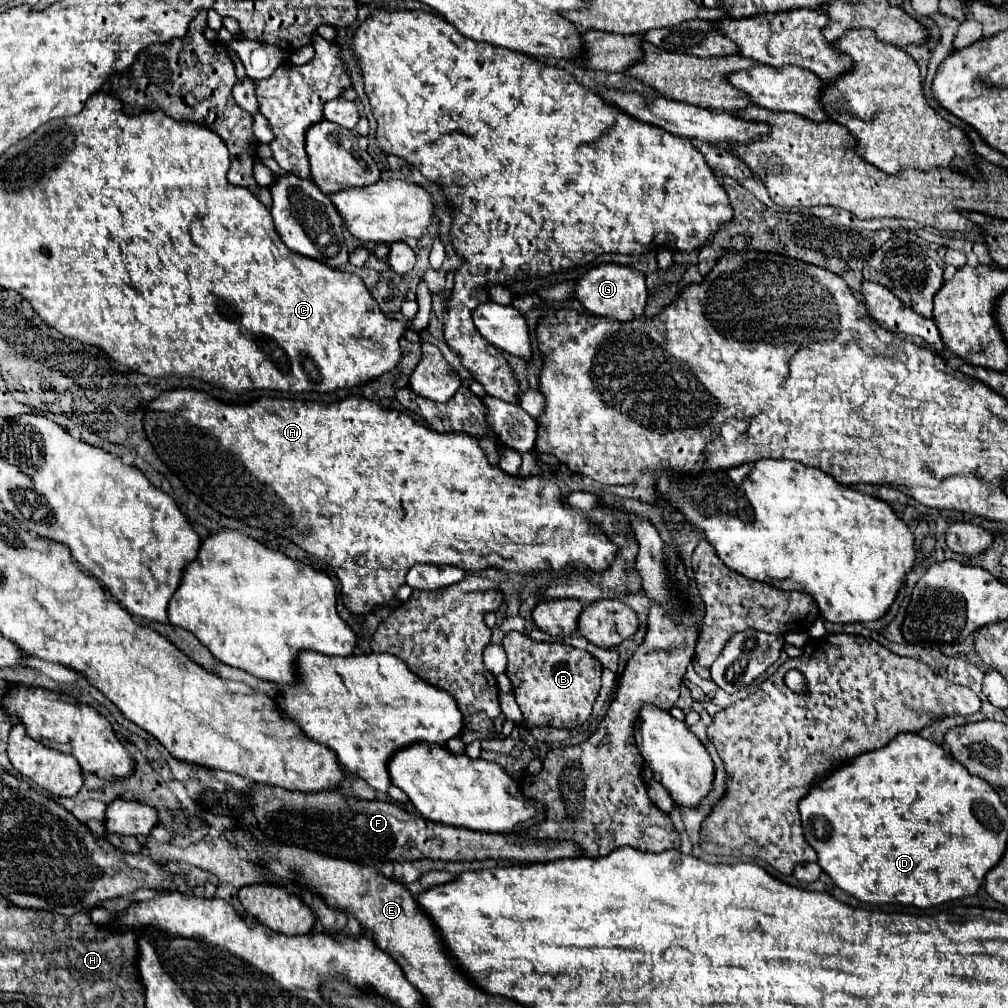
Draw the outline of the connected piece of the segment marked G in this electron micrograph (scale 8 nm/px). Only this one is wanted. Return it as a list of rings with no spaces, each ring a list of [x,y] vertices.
[[[599,264],[591,270],[587,270],[577,282],[575,282],[575,292],[573,298],[581,302],[585,310],[589,310],[593,316],[609,316],[613,320],[635,320],[643,316],[645,300],[647,300],[647,286],[645,286],[645,276],[625,264]]]

